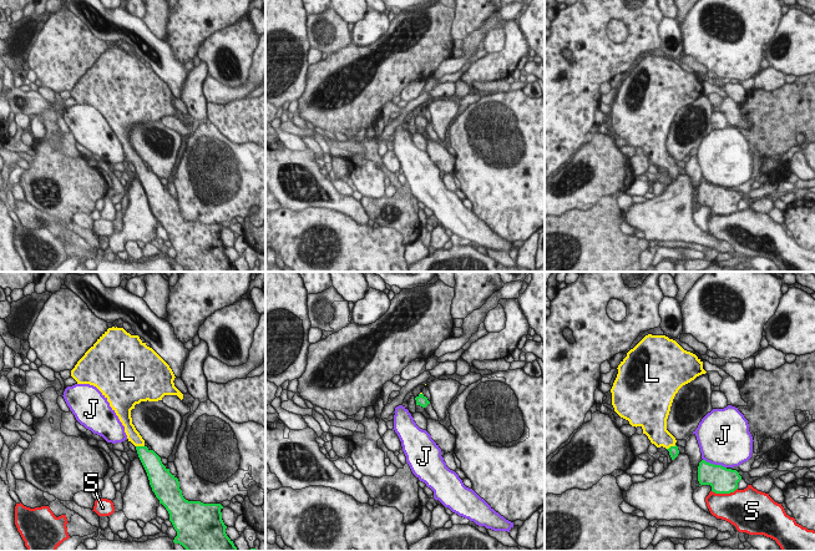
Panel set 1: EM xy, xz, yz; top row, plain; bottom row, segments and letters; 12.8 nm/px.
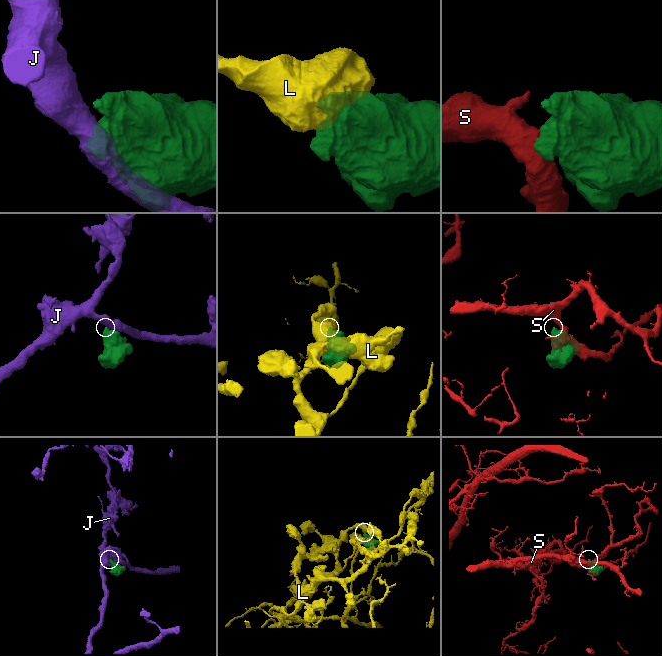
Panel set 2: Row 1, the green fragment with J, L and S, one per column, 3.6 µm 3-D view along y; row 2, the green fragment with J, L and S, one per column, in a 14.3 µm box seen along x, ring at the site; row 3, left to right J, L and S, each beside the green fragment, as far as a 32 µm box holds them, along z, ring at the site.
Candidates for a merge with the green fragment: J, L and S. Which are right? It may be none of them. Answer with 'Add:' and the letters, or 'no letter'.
Add: L

